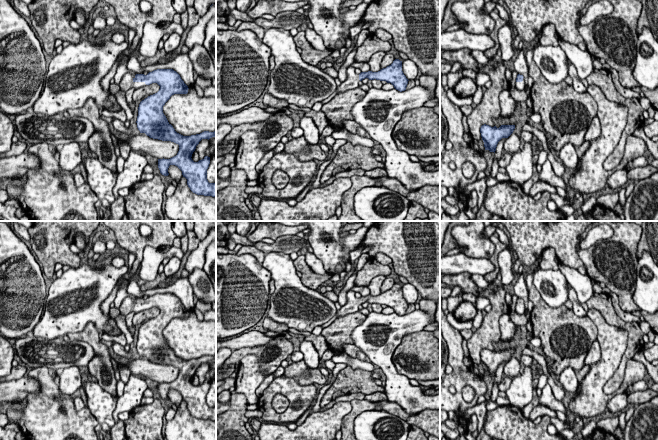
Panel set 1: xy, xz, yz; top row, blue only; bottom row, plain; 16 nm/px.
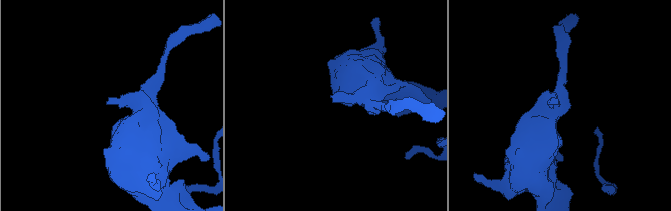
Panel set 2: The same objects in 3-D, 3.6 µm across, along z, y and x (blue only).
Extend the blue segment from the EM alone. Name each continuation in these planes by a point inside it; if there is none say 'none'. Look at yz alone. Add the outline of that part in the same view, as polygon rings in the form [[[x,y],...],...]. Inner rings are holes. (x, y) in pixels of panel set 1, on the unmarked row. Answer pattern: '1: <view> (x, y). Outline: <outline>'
1: yz (518, 309). Outline: [[[523,302],[522,306],[516,306],[515,312],[518,313],[518,314],[524,314],[524,312],[525,312],[525,302]]]

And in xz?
1: xz (352, 305). Outline: [[[352,290],[347,292],[347,303],[344,306],[341,306],[341,309],[337,313],[338,317],[343,317],[359,311],[359,298],[355,297],[355,293],[356,292]]]

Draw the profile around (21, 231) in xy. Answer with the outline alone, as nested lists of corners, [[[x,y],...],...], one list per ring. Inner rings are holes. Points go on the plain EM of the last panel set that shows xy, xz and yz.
[[[13,222],[14,232],[22,239],[30,241],[30,235],[28,229],[18,223]]]

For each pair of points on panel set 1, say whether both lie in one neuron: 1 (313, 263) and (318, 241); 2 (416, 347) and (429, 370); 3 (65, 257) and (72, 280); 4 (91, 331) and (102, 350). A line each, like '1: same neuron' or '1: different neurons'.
1: different neurons
2: same neuron
3: different neurons
4: same neuron

